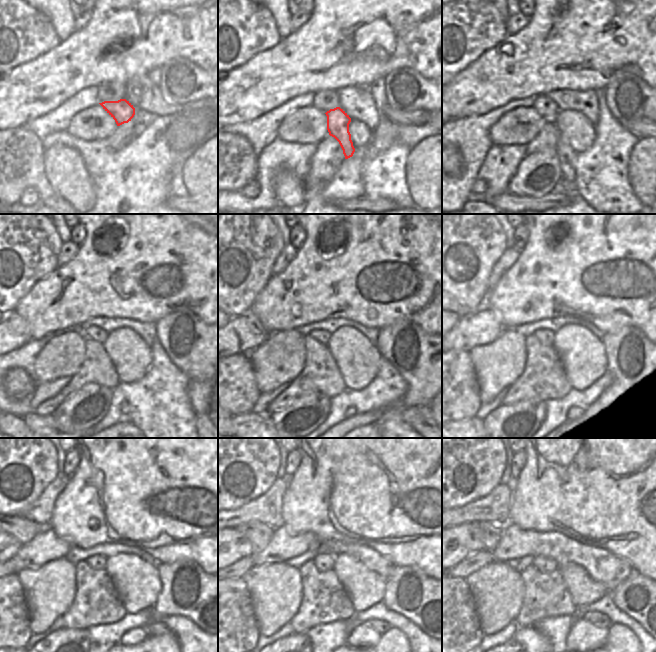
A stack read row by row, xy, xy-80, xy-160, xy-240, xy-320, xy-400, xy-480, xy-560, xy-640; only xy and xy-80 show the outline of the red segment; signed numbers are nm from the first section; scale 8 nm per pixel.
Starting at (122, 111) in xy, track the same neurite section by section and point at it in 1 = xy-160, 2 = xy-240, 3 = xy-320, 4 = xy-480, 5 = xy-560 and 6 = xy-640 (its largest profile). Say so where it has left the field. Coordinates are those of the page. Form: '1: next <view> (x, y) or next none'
1: next xy-160 (566, 155)
2: next xy-240 (125, 409)
3: next xy-320 (351, 411)
4: next xy-480 (134, 636)
5: next xy-560 (362, 636)
6: next xy-640 (584, 637)

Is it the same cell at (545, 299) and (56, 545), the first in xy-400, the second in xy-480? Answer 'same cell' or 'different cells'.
different cells

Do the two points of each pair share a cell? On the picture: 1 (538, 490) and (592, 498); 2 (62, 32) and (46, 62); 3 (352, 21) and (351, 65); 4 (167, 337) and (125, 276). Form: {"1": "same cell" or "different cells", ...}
{"1": "same cell", "2": "different cells", "3": "same cell", "4": "different cells"}

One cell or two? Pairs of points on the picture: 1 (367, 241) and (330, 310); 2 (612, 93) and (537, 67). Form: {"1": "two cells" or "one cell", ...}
{"1": "one cell", "2": "two cells"}

